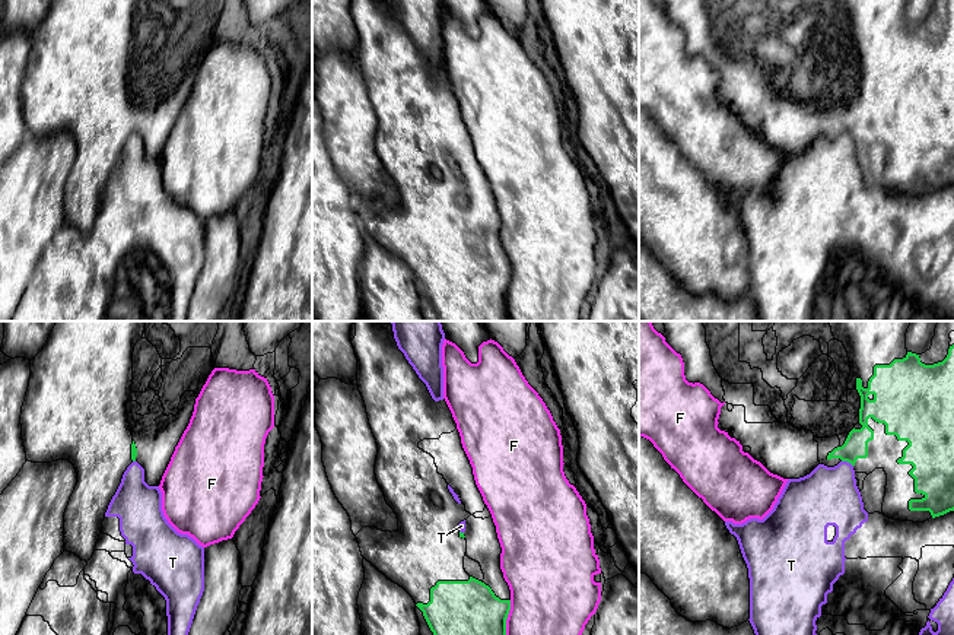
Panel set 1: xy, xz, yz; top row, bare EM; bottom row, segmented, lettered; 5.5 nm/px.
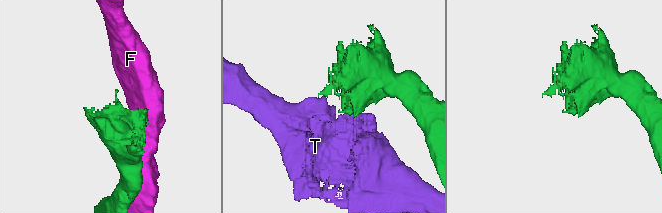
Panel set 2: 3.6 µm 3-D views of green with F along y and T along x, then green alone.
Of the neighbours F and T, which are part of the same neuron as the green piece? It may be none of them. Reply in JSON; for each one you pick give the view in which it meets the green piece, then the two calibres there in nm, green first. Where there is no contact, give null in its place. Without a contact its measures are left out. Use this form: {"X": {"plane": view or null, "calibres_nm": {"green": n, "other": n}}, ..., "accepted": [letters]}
{"accepted": []}

